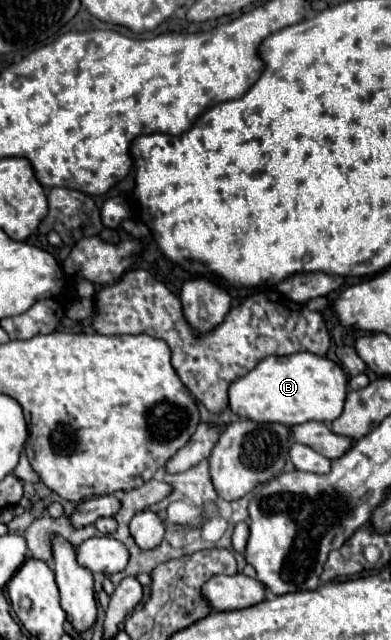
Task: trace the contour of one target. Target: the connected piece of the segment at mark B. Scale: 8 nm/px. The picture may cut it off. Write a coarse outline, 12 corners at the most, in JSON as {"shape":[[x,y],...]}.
{"shape":[[314,353],[266,357],[228,387],[256,423],[332,423],[346,375]]}

